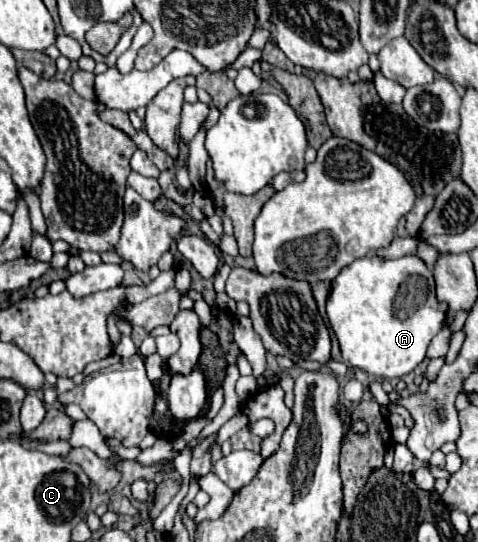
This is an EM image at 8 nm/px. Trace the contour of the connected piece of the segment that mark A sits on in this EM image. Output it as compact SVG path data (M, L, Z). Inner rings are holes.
M377 256L357 258L333 280L331 294L327 298L327 316L339 340L343 360L381 378L401 378L413 372L425 360L429 342L441 332L447 320L445 310L441 310L435 298L433 274L417 256L403 256L397 260L381 260ZM413 274L427 280L429 294L413 316L397 318L393 314L393 298L399 286Z

